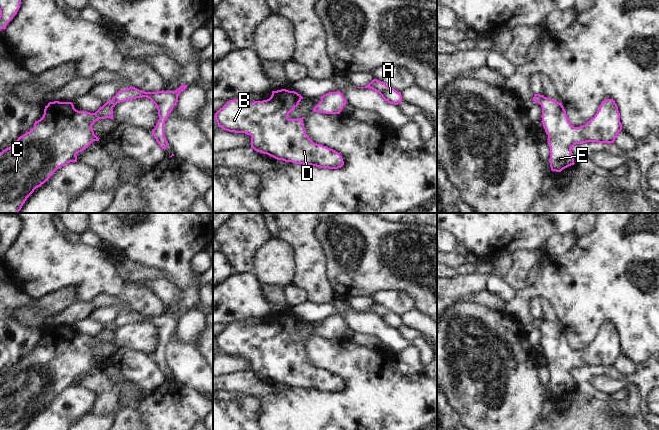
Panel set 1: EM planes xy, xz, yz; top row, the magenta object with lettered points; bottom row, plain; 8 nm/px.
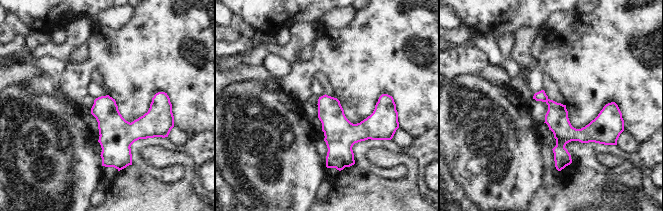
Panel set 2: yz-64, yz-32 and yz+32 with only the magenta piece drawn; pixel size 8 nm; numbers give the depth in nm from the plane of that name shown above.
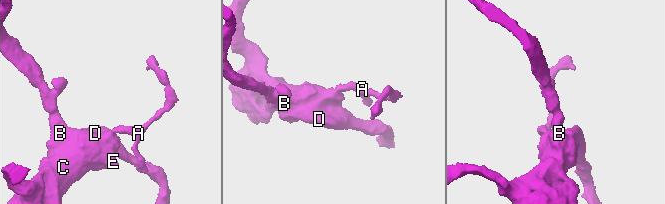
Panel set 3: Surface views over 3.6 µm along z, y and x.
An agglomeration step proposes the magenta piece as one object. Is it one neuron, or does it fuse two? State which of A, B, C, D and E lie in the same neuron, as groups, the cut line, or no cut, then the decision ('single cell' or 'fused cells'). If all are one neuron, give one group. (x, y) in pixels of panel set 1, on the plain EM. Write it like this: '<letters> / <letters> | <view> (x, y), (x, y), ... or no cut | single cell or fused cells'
A / B C D E | yz (544, 321), (539, 327) | fused cells

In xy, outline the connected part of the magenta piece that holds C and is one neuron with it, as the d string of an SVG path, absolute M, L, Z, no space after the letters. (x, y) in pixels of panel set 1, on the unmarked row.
M113 324L107 325L95 337L90 337L76 334L72 326L49 326L34 351L0 376L0 430L23 430L34 414L41 411L59 391L77 386L76 378L100 363L94 358L92 349L99 343L113 344L116 328Z

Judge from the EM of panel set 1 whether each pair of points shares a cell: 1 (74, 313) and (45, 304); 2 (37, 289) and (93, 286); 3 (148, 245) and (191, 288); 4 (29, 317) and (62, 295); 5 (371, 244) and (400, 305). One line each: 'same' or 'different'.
1: different
2: same
3: same
4: same
5: different

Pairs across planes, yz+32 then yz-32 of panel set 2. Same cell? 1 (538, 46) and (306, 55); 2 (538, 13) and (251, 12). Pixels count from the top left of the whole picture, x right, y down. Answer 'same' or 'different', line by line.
1: same
2: same

